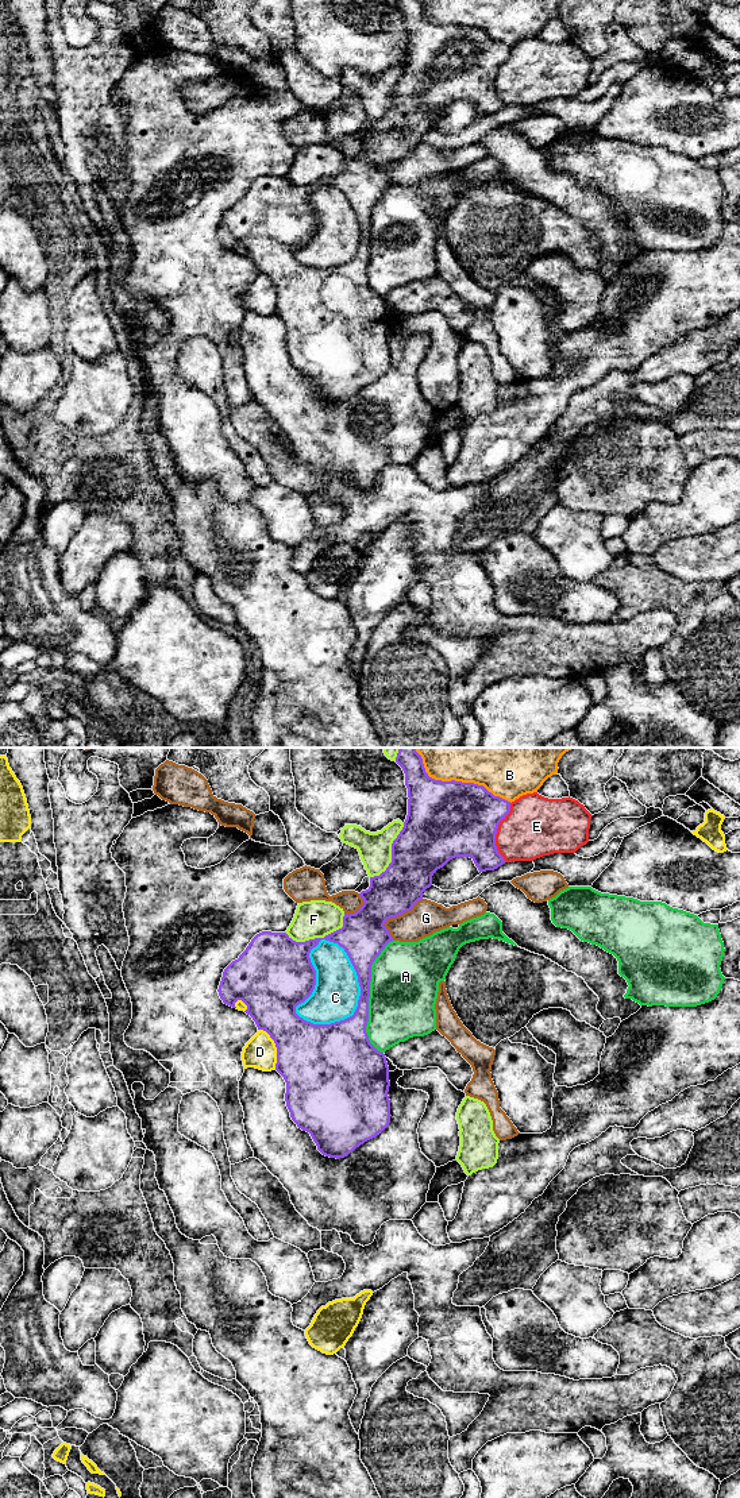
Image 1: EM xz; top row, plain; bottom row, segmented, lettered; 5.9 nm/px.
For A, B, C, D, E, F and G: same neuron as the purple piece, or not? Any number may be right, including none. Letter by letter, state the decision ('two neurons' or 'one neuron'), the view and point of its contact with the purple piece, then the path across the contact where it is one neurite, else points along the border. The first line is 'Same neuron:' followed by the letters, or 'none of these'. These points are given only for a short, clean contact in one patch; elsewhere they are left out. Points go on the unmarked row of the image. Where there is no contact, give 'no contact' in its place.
Same neuron: none of these
A: two neurons; contact xz (369, 240)
B: two neurons; contact xz (461, 26)
C: two neurons; contact xz (315, 228)
D: two neurons; contact xz (276, 290)
E: two neurons; contact xz (496, 77)
F: two neurons; contact xz (319, 182)
G: two neurons; contact xz (394, 161)

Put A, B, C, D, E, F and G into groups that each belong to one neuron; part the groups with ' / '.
A C / B / D / E / F / G

